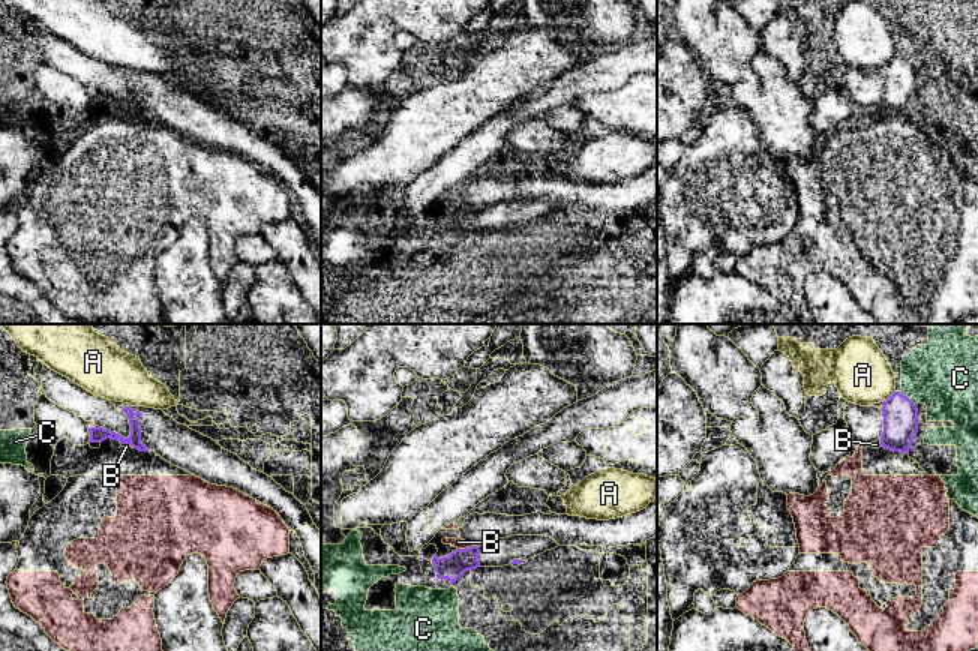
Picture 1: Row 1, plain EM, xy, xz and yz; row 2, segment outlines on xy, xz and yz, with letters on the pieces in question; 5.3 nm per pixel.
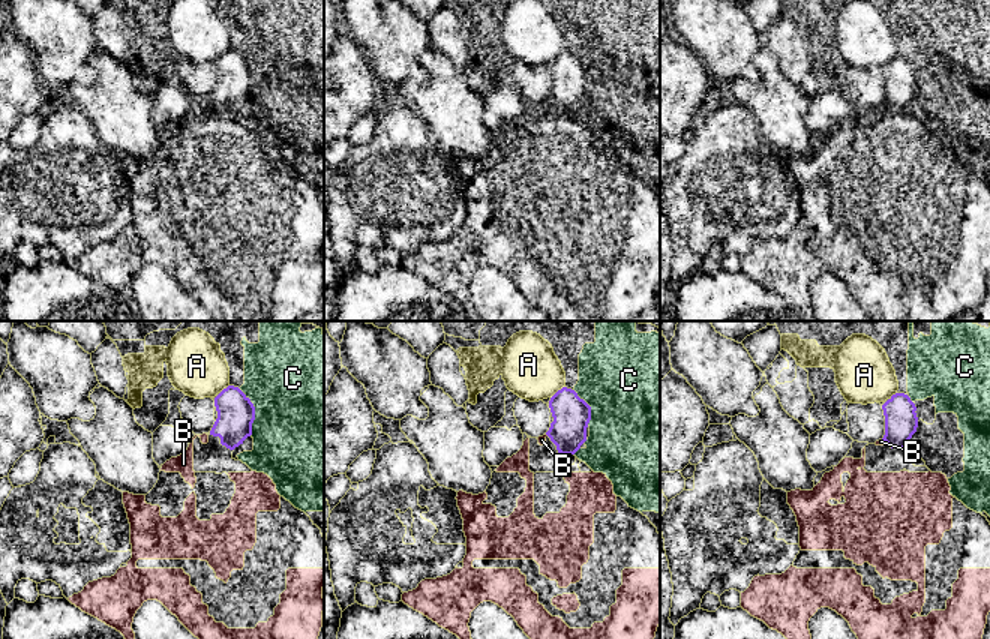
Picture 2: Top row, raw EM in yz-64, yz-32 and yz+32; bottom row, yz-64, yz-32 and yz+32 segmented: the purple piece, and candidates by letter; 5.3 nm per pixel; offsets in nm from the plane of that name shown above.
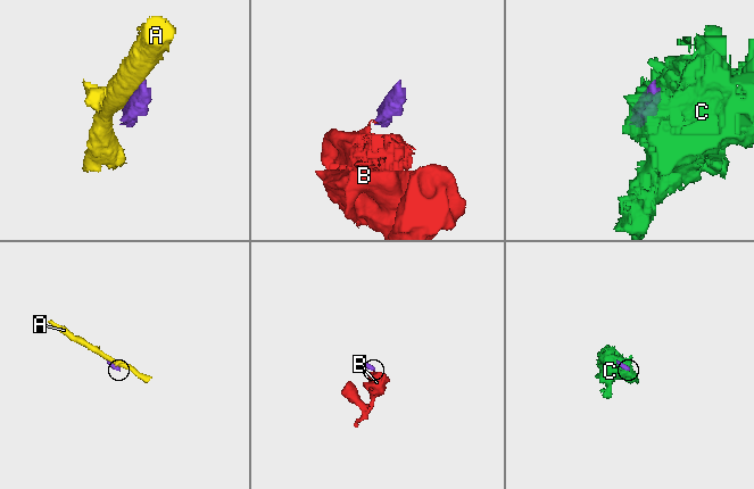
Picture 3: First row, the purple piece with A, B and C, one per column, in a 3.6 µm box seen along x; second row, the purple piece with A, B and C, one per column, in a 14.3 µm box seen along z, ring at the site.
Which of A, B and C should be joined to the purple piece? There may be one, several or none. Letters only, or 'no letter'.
no letter

